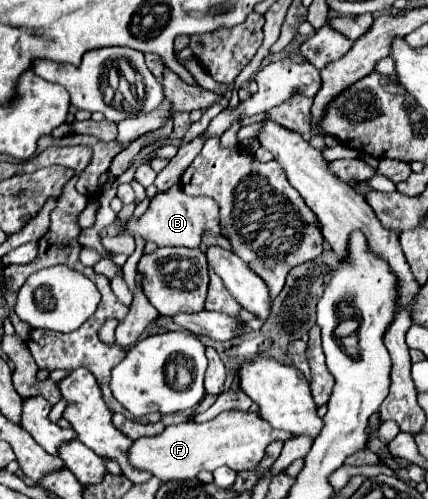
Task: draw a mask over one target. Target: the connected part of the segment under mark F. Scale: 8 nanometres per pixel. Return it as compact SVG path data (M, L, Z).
M231 409L223 411L207 423L187 421L179 425L169 425L157 437L137 439L129 451L129 461L141 471L151 471L161 481L193 479L199 471L215 471L221 465L227 465L239 473L255 469L265 455L265 447L271 441L285 443L289 439L293 439L293 433L273 429L265 419L261 419L259 413Z

